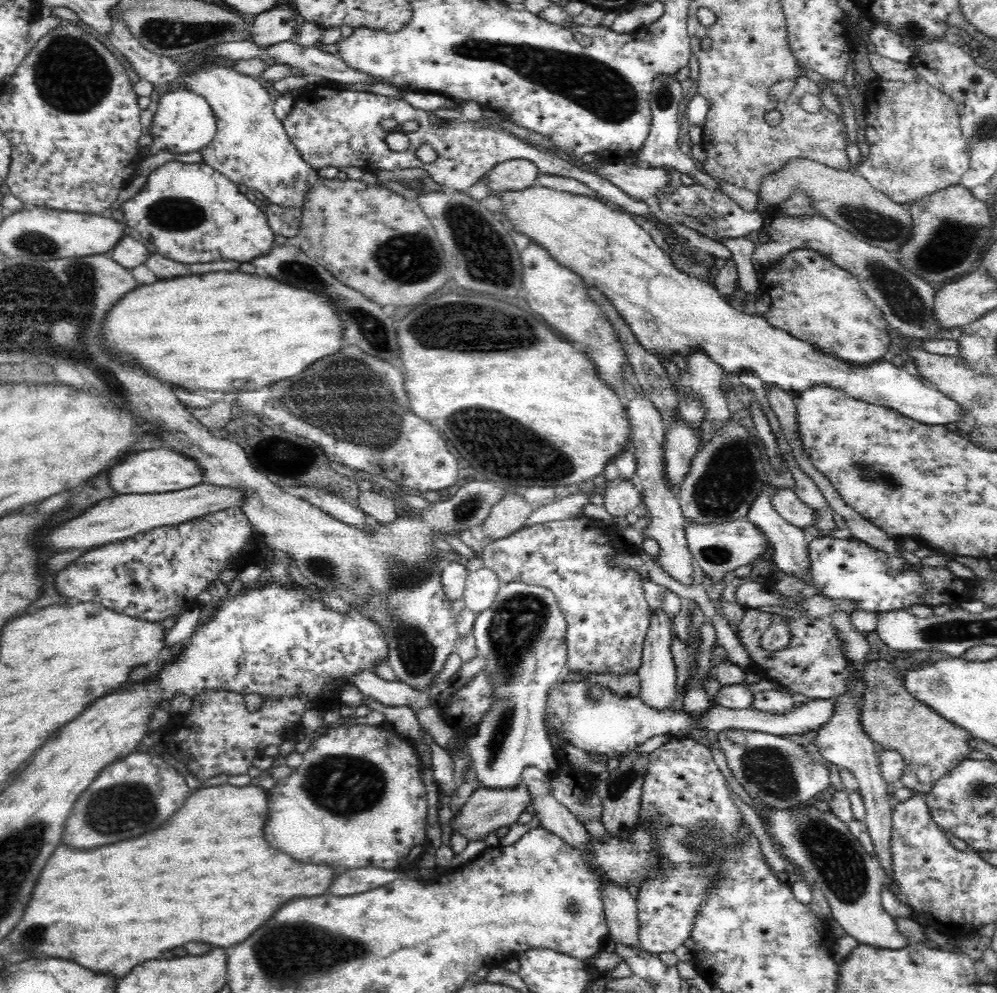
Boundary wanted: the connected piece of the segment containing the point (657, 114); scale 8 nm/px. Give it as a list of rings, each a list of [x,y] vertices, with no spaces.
[[[659,75],[652,82],[651,92],[649,93],[649,107],[652,111],[652,126],[646,143],[633,153],[635,164],[645,164],[650,168],[676,169],[681,173],[687,174],[694,182],[704,185],[706,188],[721,191],[718,181],[703,170],[694,158],[687,156],[678,147],[678,137],[680,126],[678,126],[678,106],[682,101],[682,86],[675,75]]]

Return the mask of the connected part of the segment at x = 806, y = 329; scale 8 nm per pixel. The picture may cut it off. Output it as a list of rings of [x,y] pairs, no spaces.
[[[795,249],[763,270],[761,292],[768,294],[768,312],[763,317],[774,328],[789,332],[798,340],[809,342],[816,350],[835,356],[848,364],[868,366],[890,353],[890,326],[883,312],[865,295],[851,272],[810,249]]]

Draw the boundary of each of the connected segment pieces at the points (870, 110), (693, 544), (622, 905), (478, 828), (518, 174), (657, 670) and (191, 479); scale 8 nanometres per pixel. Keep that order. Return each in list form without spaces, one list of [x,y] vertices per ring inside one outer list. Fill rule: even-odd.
[[[876,78],[873,81],[866,84],[866,90],[867,93],[865,93],[865,106],[864,106],[864,112],[865,112],[865,118],[864,118],[864,126],[866,131],[866,140],[870,143],[870,151],[869,155],[867,157],[862,157],[859,160],[859,163],[855,166],[855,168],[850,168],[850,170],[855,169],[859,172],[860,176],[863,176],[870,184],[873,189],[876,189],[877,191],[883,192],[890,200],[893,200],[894,202],[898,204],[903,204],[905,206],[909,206],[914,200],[918,200],[920,198],[923,198],[924,196],[928,196],[930,194],[934,194],[934,192],[938,192],[938,190],[944,190],[944,188],[948,188],[948,186],[952,186],[952,184],[958,184],[961,181],[961,178],[963,177],[963,174],[968,170],[969,163],[970,163],[970,153],[971,150],[968,149],[967,141],[963,138],[963,134],[960,128],[960,115],[958,115],[958,105],[956,105],[956,102],[950,98],[950,96],[946,95],[946,93],[940,91],[940,89],[932,86],[931,84],[928,84],[926,81],[914,81],[914,82],[902,82],[898,80],[884,80],[880,78]]]
[[[747,518],[719,524],[702,525],[686,521],[687,544],[693,560],[712,582],[723,582],[726,572],[732,572],[744,564],[756,563],[771,548],[771,540]]]
[[[604,882],[602,888],[603,909],[609,928],[608,939],[615,944],[640,948],[637,902],[623,886]]]
[[[520,783],[514,788],[486,788],[481,786],[472,792],[462,808],[454,814],[451,827],[456,837],[470,840],[483,840],[492,831],[500,827],[510,826],[518,820],[518,816],[526,811],[526,806],[532,804],[530,791],[525,783]]]
[[[512,159],[496,164],[484,177],[492,195],[504,191],[519,191],[532,186],[540,175],[534,162],[526,159]]]
[[[651,609],[651,611],[650,628],[643,646],[643,659],[636,672],[640,681],[640,697],[653,709],[670,709],[674,700],[680,698],[681,692],[677,687],[677,668],[671,651],[671,621],[666,611],[662,609]]]
[[[166,447],[160,450],[146,450],[126,456],[122,462],[110,468],[110,484],[120,495],[157,494],[193,488],[204,483],[204,469],[192,457],[184,456]]]

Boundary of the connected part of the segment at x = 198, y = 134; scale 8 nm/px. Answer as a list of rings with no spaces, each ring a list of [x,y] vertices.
[[[186,88],[167,91],[159,101],[157,111],[149,126],[149,133],[157,150],[174,154],[188,154],[208,147],[216,135],[217,122],[212,108],[203,96],[198,96]]]

